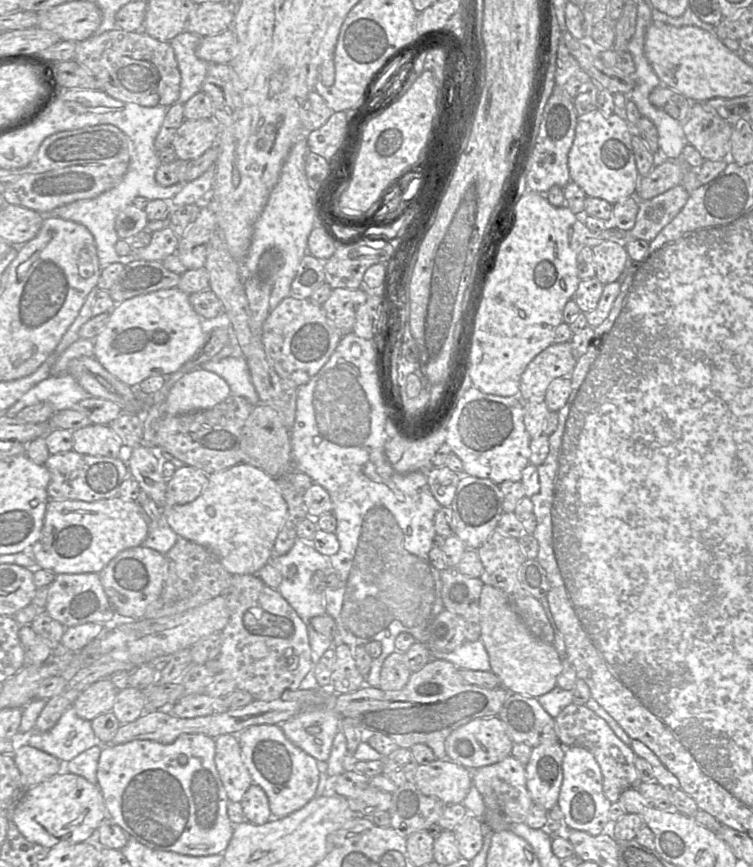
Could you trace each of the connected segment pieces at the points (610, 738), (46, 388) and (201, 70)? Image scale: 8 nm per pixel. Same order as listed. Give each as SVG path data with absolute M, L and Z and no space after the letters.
M571 703L555 719L558 740L563 747L578 746L588 749L598 762L603 776L603 791L611 803L619 801L621 793L627 788L637 788L642 782L635 766L636 754L613 732L607 722L586 707Z
M70 374L49 376L32 387L3 414L15 417L23 408L41 402L49 403L55 411L75 409L75 405L89 397L92 396Z
M184 31L169 41L174 50L181 75L180 94L178 101L186 103L196 93L202 91L202 84L210 64L196 55L196 48L201 42L198 35Z

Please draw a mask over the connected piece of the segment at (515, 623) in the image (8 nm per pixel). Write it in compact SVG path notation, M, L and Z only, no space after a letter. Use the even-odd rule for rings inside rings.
M483 585L480 595L481 635L489 655L491 671L510 693L538 698L557 686L562 671L560 657L551 643L532 634L509 603L505 593L494 586Z

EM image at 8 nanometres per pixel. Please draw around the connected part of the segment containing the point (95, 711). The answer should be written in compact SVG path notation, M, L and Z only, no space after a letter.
M103 678L83 690L72 706L80 718L91 721L112 711L118 691L110 678Z

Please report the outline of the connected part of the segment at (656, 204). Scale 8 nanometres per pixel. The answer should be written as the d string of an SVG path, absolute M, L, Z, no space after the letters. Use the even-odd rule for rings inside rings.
M679 184L654 198L639 200L635 225L628 232L622 232L621 243L625 246L636 239L651 242L680 212L688 198L689 193Z

